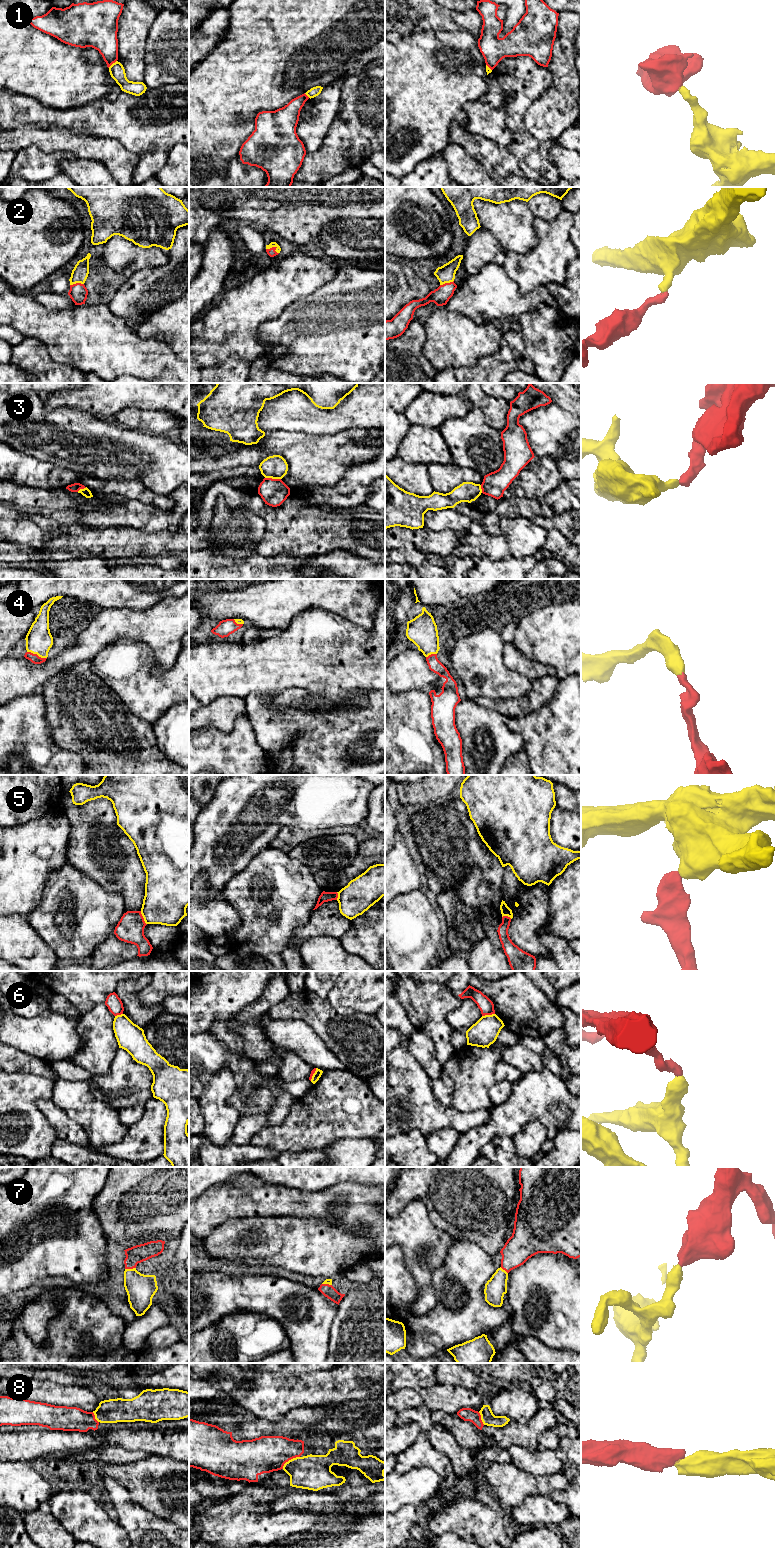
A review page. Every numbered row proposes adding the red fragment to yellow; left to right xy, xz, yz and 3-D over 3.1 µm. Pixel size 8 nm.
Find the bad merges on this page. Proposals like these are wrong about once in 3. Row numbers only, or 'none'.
1, 5, 6

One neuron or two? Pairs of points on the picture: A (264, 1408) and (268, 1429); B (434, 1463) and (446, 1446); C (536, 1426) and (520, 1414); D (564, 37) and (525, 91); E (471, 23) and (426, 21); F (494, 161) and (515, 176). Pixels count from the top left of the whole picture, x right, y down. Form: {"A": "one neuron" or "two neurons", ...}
{"A": "two neurons", "B": "two neurons", "C": "two neurons", "D": "two neurons", "E": "one neuron", "F": "one neuron"}

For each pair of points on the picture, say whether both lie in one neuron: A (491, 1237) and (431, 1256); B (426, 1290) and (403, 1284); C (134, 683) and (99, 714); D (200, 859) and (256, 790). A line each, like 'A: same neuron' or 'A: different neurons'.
A: different neurons
B: different neurons
C: different neurons
D: same neuron

